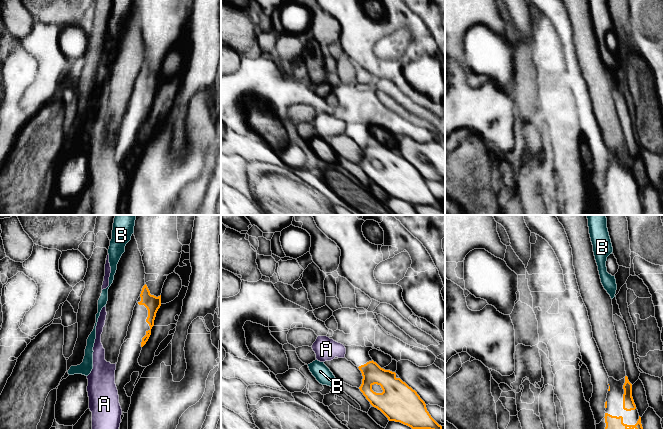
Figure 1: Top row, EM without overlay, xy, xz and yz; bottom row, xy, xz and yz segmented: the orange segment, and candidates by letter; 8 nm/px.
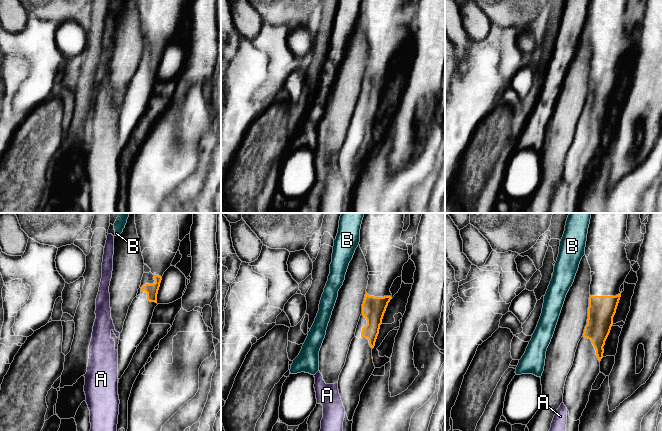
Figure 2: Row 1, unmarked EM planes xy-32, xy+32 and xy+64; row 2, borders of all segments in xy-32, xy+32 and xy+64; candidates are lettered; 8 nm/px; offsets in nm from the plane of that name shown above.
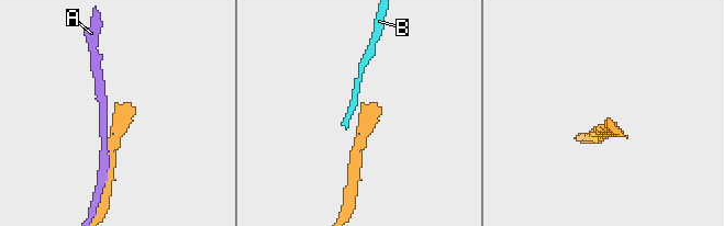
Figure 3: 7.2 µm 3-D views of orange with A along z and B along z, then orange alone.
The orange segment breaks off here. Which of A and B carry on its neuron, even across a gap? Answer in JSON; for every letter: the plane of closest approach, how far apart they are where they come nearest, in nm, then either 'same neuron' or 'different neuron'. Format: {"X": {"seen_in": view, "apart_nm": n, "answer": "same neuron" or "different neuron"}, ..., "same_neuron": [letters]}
{"A": {"seen_in": "xz", "apart_nm": 140, "answer": "different neuron"}, "B": {"seen_in": "xz", "apart_nm": 180, "answer": "different neuron"}, "same_neuron": []}

